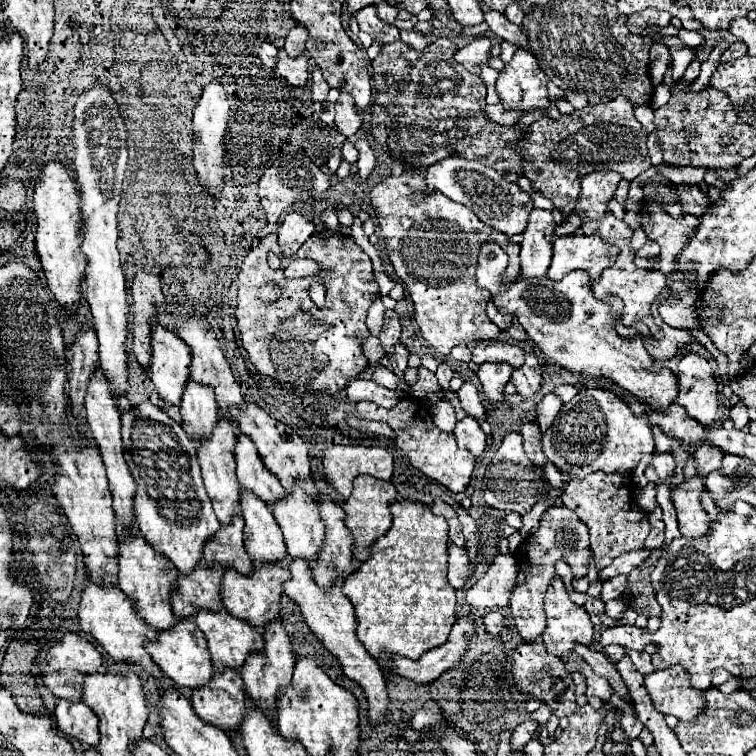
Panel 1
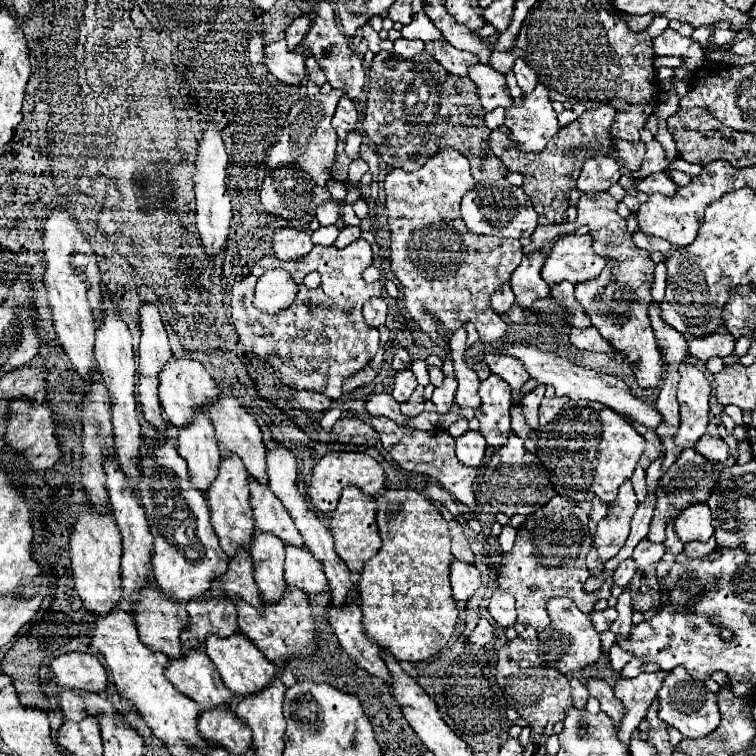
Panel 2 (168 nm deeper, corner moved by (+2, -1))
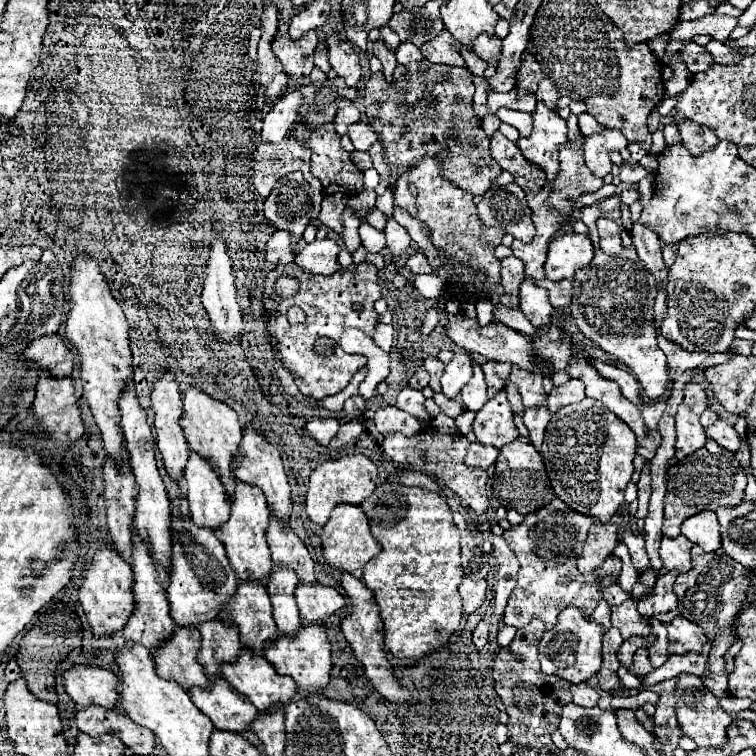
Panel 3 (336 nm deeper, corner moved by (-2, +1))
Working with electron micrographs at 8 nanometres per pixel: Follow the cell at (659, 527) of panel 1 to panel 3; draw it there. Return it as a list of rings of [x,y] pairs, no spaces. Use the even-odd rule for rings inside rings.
[[[708,440],[702,450],[696,450],[688,458],[682,458],[672,468],[668,468],[668,492],[664,498],[664,528],[662,534],[676,538],[680,534],[680,526],[686,518],[694,516],[696,512],[718,508],[734,508],[744,500],[746,488],[746,472],[738,462],[734,452],[724,450],[720,444]]]

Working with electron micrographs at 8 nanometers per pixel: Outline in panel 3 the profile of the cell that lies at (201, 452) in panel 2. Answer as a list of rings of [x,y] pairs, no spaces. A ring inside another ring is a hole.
[[[196,452],[190,454],[184,474],[188,482],[186,496],[190,502],[192,522],[198,528],[220,530],[220,526],[230,518],[230,502],[224,494],[220,478]]]

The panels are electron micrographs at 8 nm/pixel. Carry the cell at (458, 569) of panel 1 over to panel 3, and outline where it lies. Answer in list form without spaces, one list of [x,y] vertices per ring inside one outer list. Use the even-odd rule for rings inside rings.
[[[464,578],[462,584],[460,584],[460,596],[462,596],[462,602],[464,602],[464,612],[466,614],[476,612],[486,598],[486,580],[474,582],[470,578]]]

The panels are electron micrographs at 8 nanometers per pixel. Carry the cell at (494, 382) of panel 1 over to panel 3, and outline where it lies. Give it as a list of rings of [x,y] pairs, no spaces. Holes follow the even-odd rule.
[[[504,390],[498,392],[492,400],[488,400],[480,412],[476,412],[474,434],[478,442],[496,448],[502,448],[518,438],[518,430],[512,420],[510,402]]]

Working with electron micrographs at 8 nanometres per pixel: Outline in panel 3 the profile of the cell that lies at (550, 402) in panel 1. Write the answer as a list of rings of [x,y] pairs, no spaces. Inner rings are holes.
[[[570,380],[564,386],[558,386],[558,388],[554,388],[548,394],[548,410],[556,412],[556,410],[560,410],[560,408],[564,408],[568,404],[582,402],[584,398],[586,398],[586,394],[584,394],[584,382]]]

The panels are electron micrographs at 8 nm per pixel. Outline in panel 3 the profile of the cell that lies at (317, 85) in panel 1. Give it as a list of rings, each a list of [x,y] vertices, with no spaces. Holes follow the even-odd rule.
[[[320,40],[320,42],[318,42],[318,48],[316,48],[316,52],[314,52],[314,62],[316,62],[316,66],[318,66],[320,70],[330,72],[330,64],[328,64],[328,50],[326,50],[324,40]]]

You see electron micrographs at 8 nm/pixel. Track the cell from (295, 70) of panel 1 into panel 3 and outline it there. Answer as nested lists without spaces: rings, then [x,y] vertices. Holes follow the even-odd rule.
[[[310,30],[300,40],[292,40],[290,34],[276,36],[272,42],[272,50],[278,56],[278,60],[284,64],[286,74],[304,78],[314,68],[312,54],[316,50],[316,44],[318,44],[318,36],[316,32]]]

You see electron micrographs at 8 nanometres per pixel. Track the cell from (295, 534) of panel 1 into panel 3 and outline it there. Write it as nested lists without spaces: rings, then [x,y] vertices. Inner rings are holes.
[[[302,582],[296,588],[296,602],[300,616],[306,624],[324,624],[334,612],[346,606],[344,598],[328,586],[304,586]]]

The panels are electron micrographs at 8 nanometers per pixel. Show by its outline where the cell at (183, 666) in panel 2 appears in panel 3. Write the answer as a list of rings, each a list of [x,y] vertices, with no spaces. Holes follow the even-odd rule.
[[[224,678],[212,682],[208,690],[192,688],[190,698],[212,720],[216,730],[244,732],[258,716],[258,710],[242,694],[236,694]]]

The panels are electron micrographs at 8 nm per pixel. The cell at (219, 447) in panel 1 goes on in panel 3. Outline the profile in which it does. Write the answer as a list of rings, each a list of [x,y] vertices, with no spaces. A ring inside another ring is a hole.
[[[236,482],[236,492],[230,500],[232,514],[230,520],[222,526],[222,544],[226,548],[226,556],[230,560],[232,570],[242,582],[264,582],[272,574],[270,550],[266,544],[266,530],[270,522],[270,510],[264,502],[264,494],[260,494],[254,486],[244,486],[244,482]]]

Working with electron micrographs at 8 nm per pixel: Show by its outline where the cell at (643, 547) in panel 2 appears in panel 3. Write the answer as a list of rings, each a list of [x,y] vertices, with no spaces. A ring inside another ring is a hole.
[[[682,534],[678,538],[662,538],[662,546],[660,546],[660,558],[664,562],[666,570],[680,570],[680,574],[692,570],[690,564],[690,550],[692,550],[692,542],[688,542],[688,538],[684,538]]]

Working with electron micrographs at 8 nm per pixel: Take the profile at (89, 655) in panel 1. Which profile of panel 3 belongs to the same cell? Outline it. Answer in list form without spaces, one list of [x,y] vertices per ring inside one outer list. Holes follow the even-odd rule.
[[[76,666],[68,672],[62,674],[62,684],[68,692],[68,696],[80,704],[80,706],[104,706],[104,708],[114,708],[118,704],[118,676],[112,674],[110,670],[98,668],[98,666]]]

